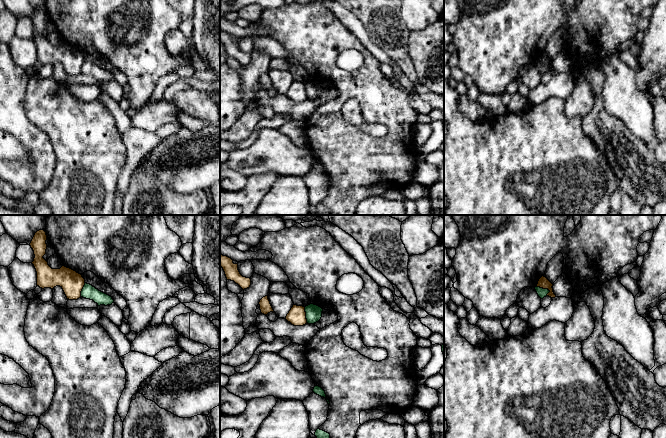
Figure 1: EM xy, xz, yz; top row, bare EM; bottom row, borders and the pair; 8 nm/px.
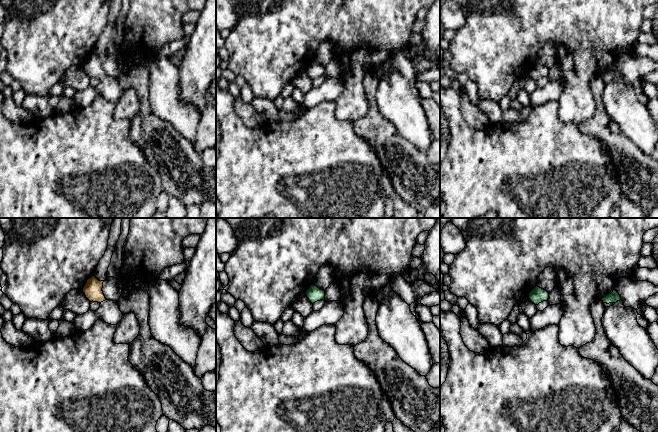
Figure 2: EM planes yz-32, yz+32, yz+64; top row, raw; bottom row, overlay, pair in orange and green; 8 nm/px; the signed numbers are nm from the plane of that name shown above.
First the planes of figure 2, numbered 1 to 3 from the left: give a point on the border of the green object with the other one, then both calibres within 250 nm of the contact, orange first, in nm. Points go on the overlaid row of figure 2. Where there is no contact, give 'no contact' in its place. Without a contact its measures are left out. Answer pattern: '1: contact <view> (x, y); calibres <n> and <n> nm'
1: no contact
2: no contact
3: no contact

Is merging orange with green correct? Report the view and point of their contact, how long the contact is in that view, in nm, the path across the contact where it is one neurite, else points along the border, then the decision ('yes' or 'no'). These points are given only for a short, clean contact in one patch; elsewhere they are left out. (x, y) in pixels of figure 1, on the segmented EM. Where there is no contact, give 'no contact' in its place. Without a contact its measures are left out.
meets orange in yz at (543, 288); contact 130 nm long; border along yz (536, 286), (547, 288), (550, 291); no

